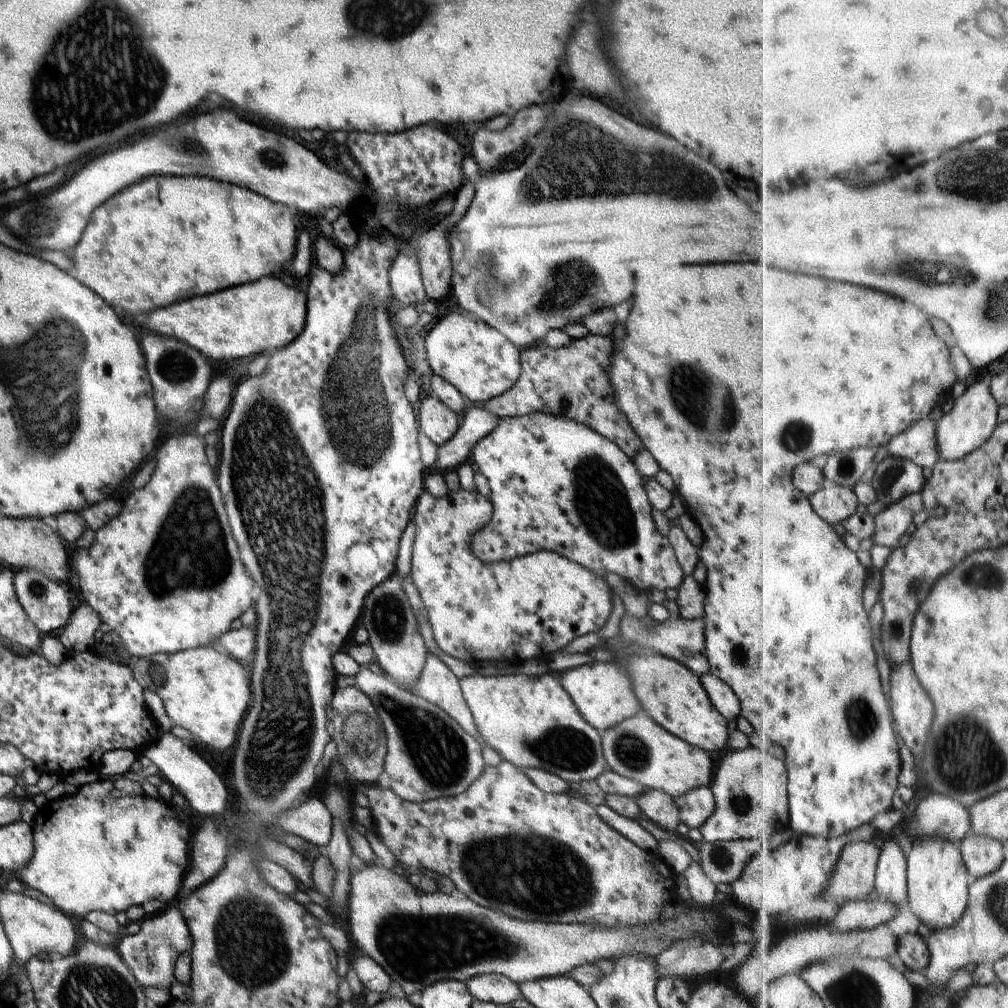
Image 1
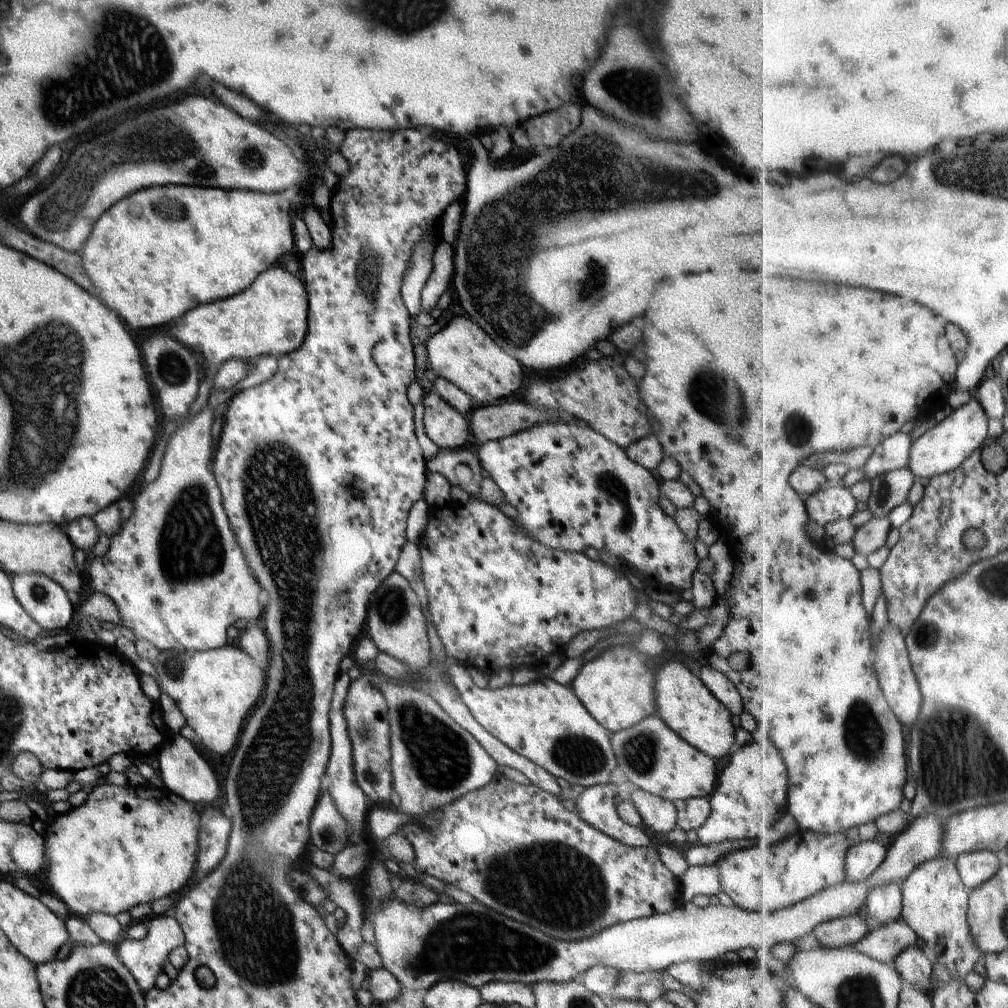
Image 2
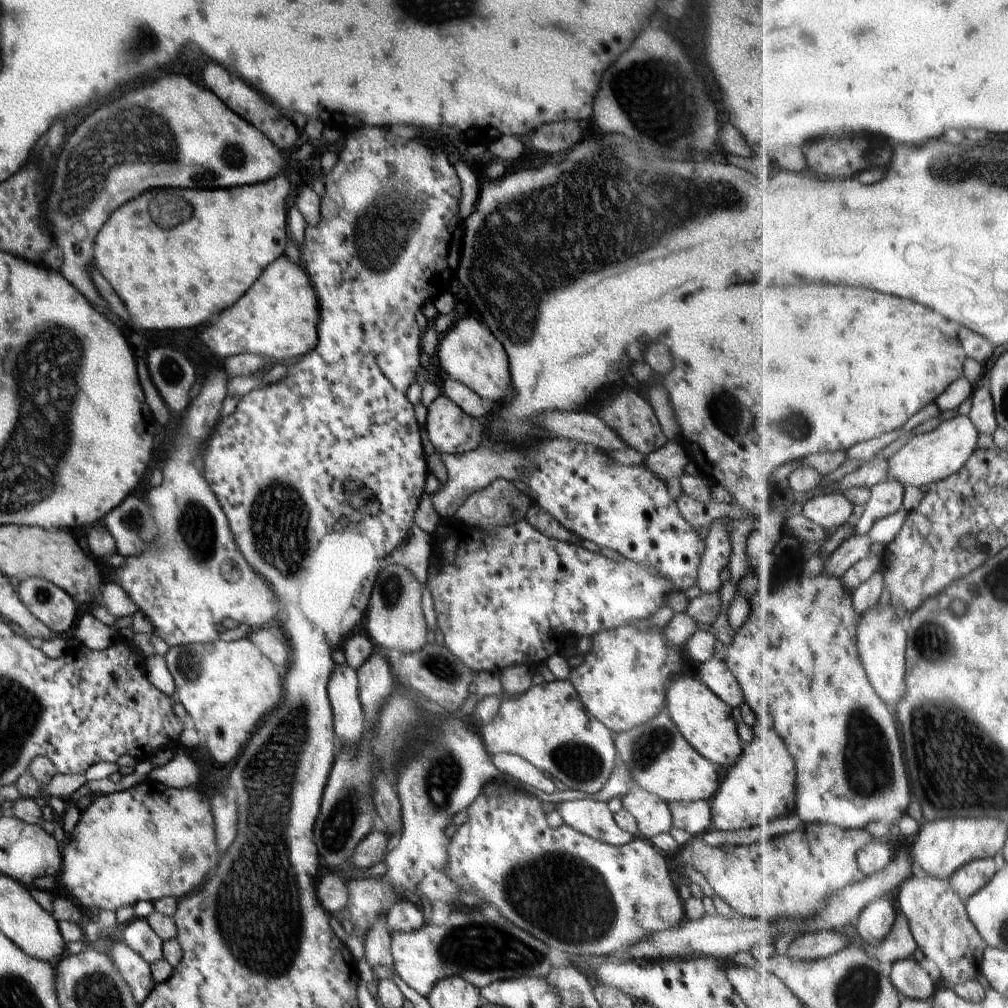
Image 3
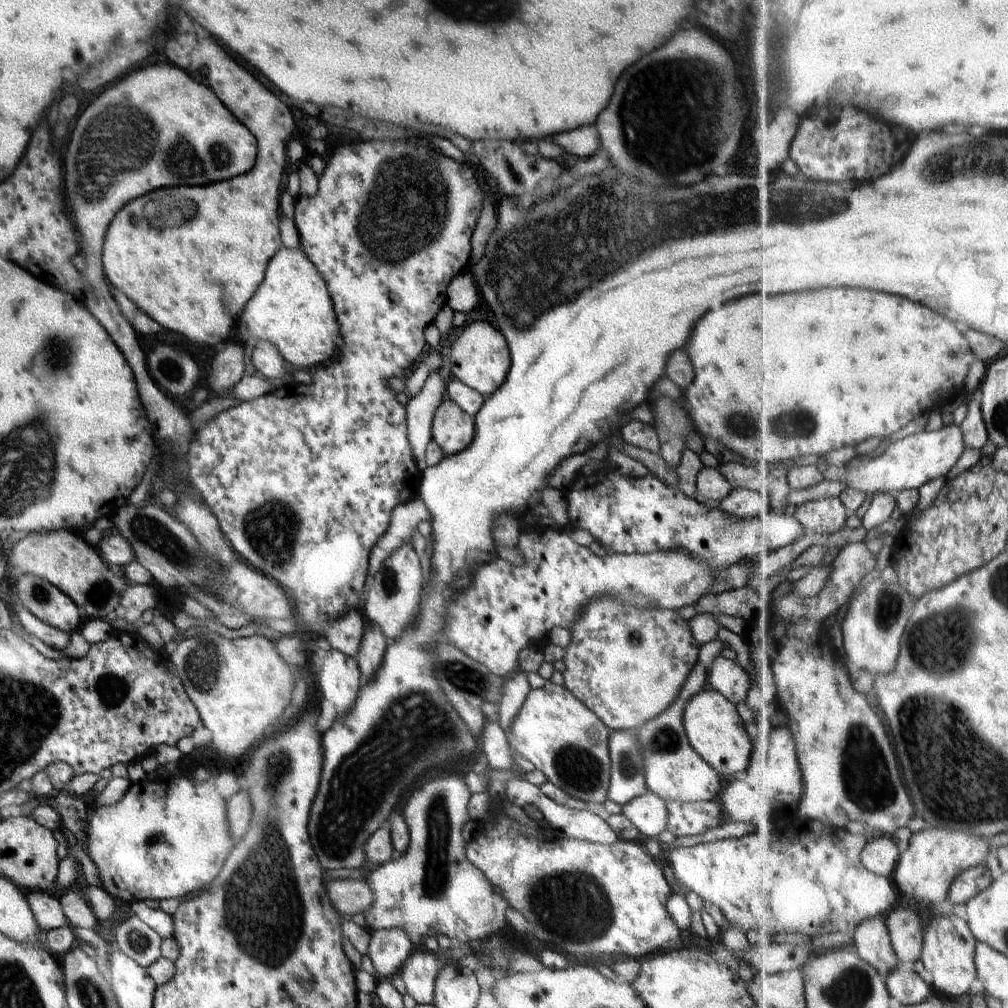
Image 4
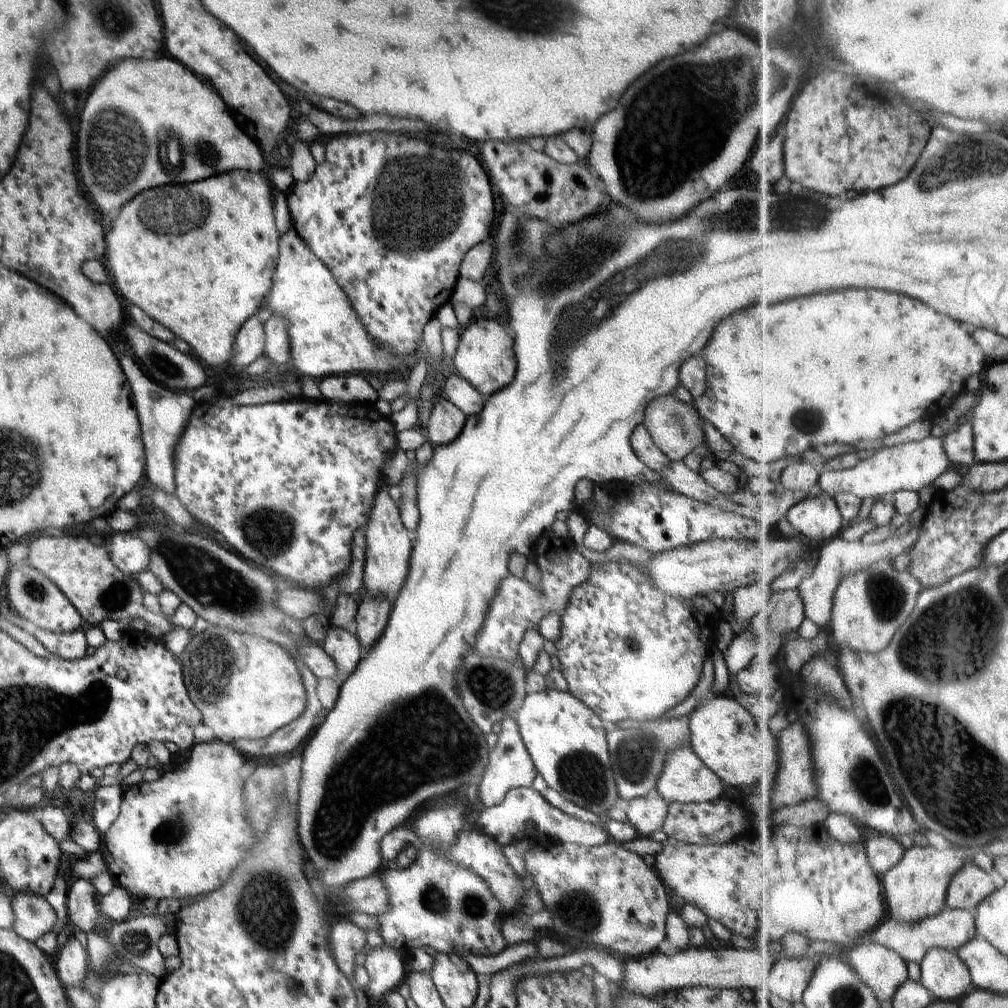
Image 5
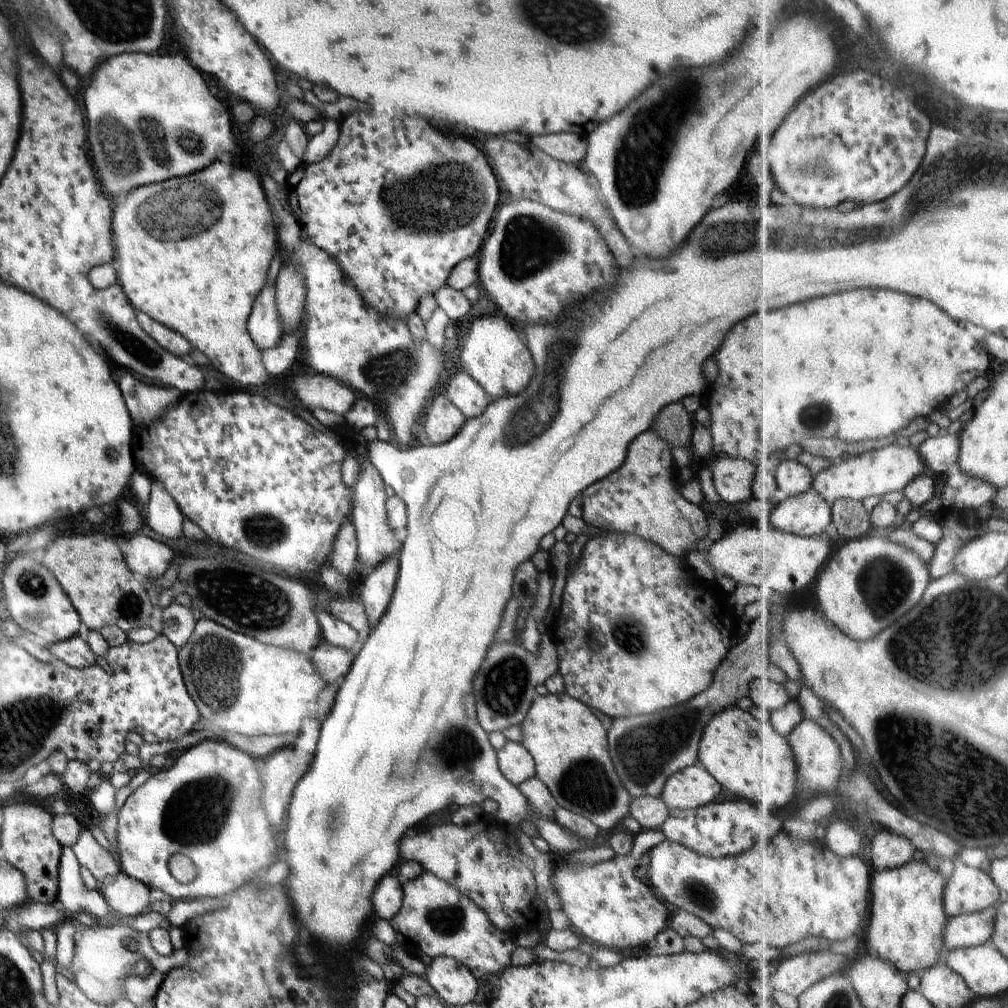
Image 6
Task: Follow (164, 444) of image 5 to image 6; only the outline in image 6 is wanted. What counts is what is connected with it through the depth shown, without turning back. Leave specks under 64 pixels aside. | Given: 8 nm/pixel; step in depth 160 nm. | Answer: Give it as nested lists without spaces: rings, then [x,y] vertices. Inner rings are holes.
[[[122,376],[118,382],[133,424],[151,423],[162,411],[176,404],[182,396],[177,388],[140,382],[136,376]],[[152,478],[151,481],[148,511],[142,515],[143,524],[146,523],[154,532],[170,540],[182,538],[183,525],[186,522],[183,512],[180,512],[176,501],[160,483]]]

